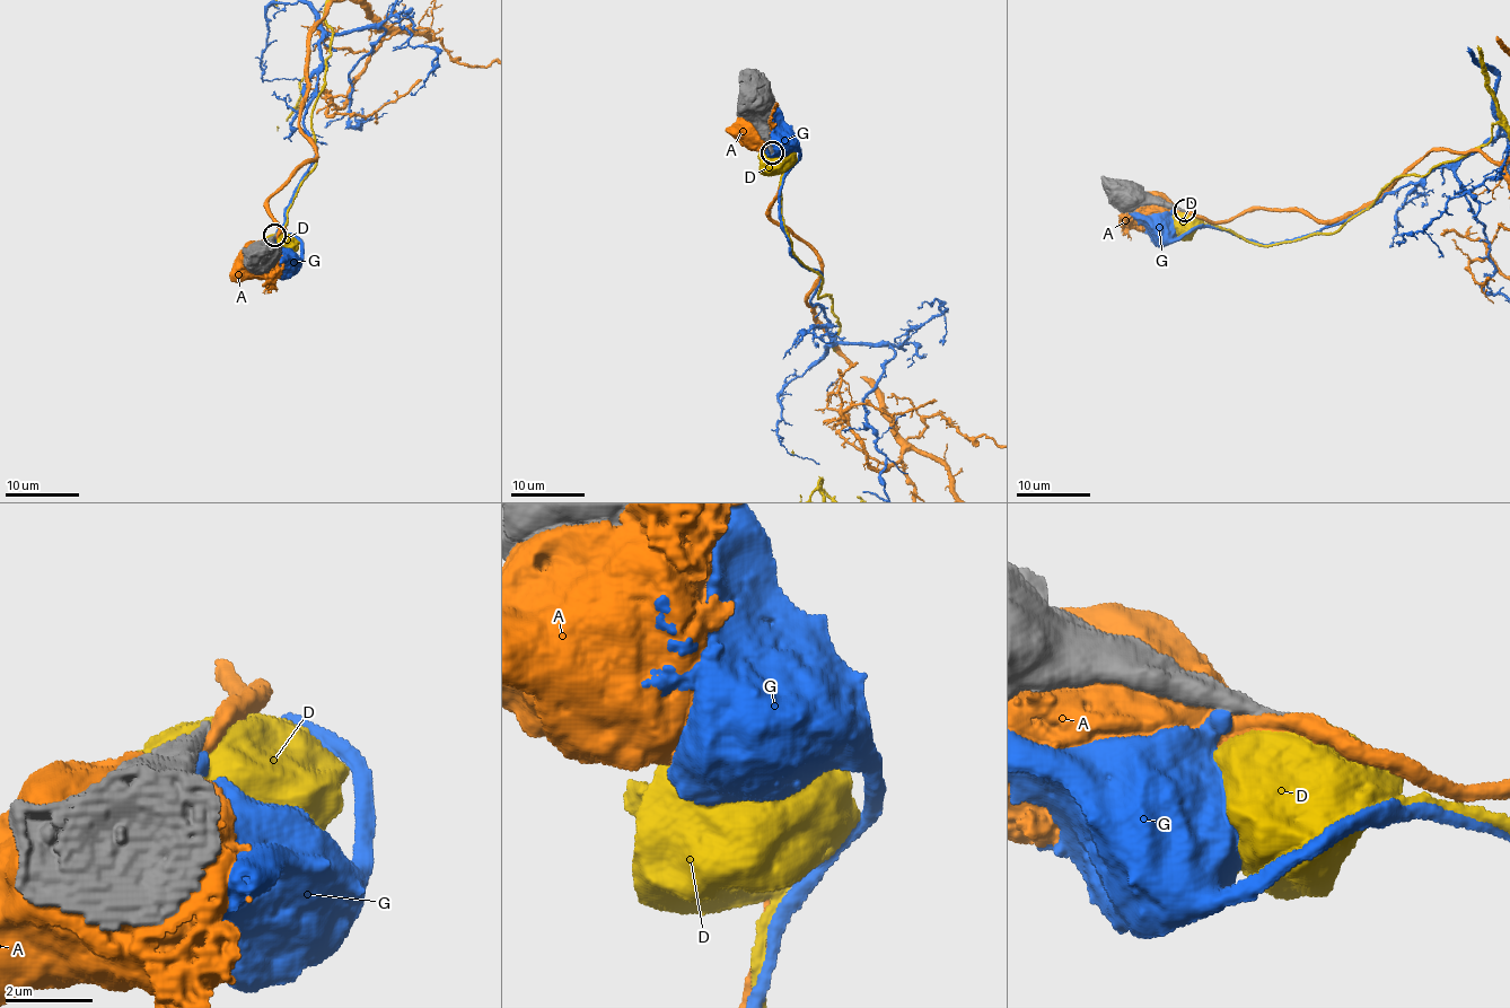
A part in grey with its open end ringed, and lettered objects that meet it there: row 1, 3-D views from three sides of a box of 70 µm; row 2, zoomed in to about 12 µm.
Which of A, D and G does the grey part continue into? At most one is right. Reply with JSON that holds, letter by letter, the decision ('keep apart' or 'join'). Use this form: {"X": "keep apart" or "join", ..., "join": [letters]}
{"A": "keep apart", "D": "keep apart", "G": "keep apart", "join": []}

